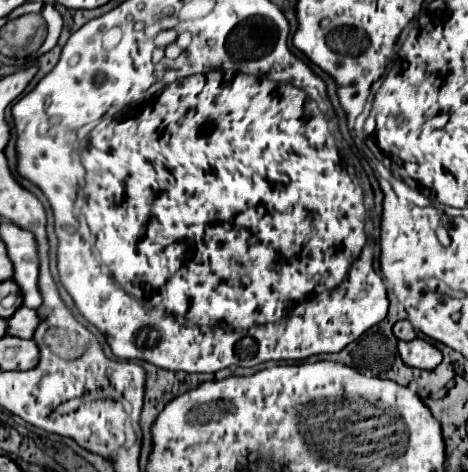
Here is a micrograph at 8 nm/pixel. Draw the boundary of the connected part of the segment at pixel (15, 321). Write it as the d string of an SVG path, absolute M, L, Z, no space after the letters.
M20 306L6 322L8 322L6 334L18 336L18 338L32 338L32 332L36 330L36 324L38 324L36 312L24 306Z

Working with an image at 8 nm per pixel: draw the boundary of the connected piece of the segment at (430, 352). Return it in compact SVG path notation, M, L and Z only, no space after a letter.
M414 338L412 342L400 340L398 354L404 360L404 364L412 368L422 368L422 370L434 370L442 362L440 350L422 338Z

